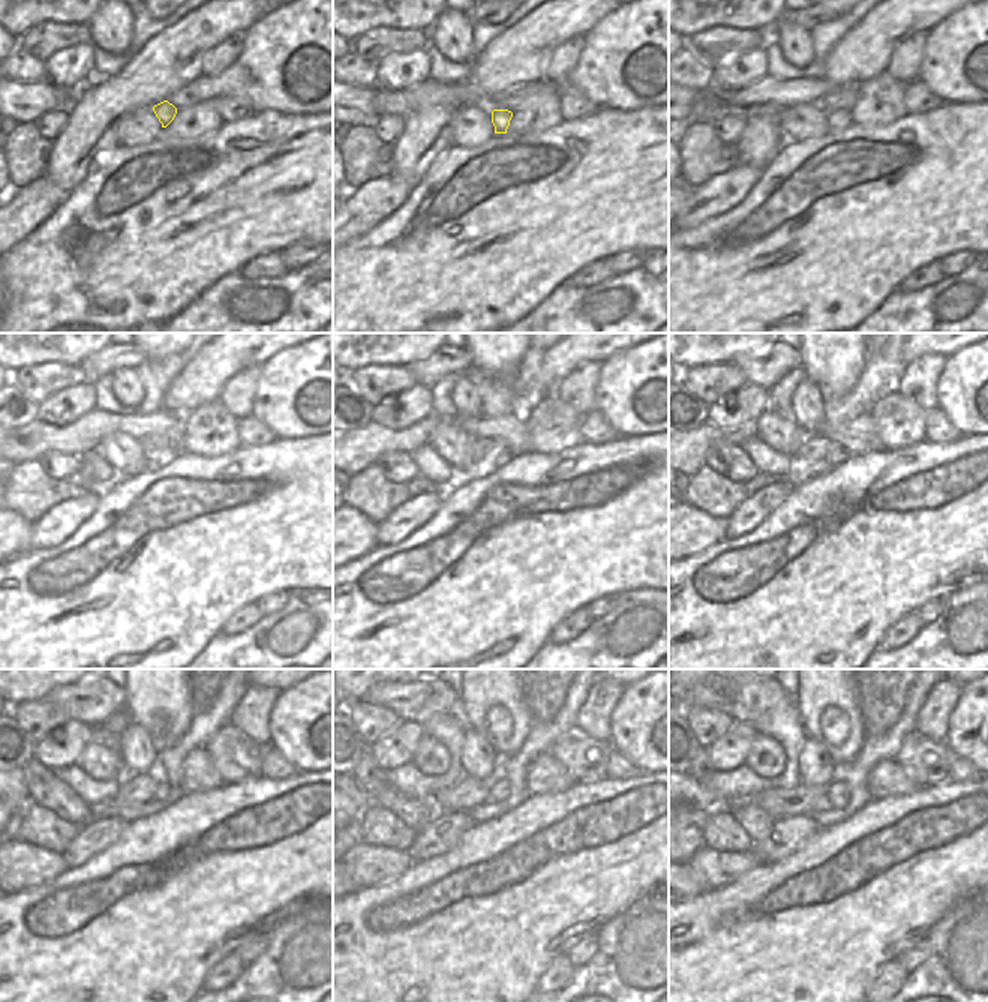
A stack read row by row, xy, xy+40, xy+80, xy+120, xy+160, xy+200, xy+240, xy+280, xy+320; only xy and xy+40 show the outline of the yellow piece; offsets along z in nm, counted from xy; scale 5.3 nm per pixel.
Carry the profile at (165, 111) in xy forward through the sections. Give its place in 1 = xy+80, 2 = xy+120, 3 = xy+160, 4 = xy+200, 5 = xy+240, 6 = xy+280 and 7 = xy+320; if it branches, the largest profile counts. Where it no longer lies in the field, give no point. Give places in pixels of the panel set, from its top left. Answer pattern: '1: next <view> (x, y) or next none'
1: next xy+80 (838, 120)
2: next xy+120 (164, 458)
3: next xy+160 (504, 456)
4: next xy+200 (838, 455)
5: next xy+240 (164, 789)
6: next xy+280 (501, 791)
7: next xy+320 (837, 795)

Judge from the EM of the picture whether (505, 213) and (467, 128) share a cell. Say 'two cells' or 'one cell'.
two cells

